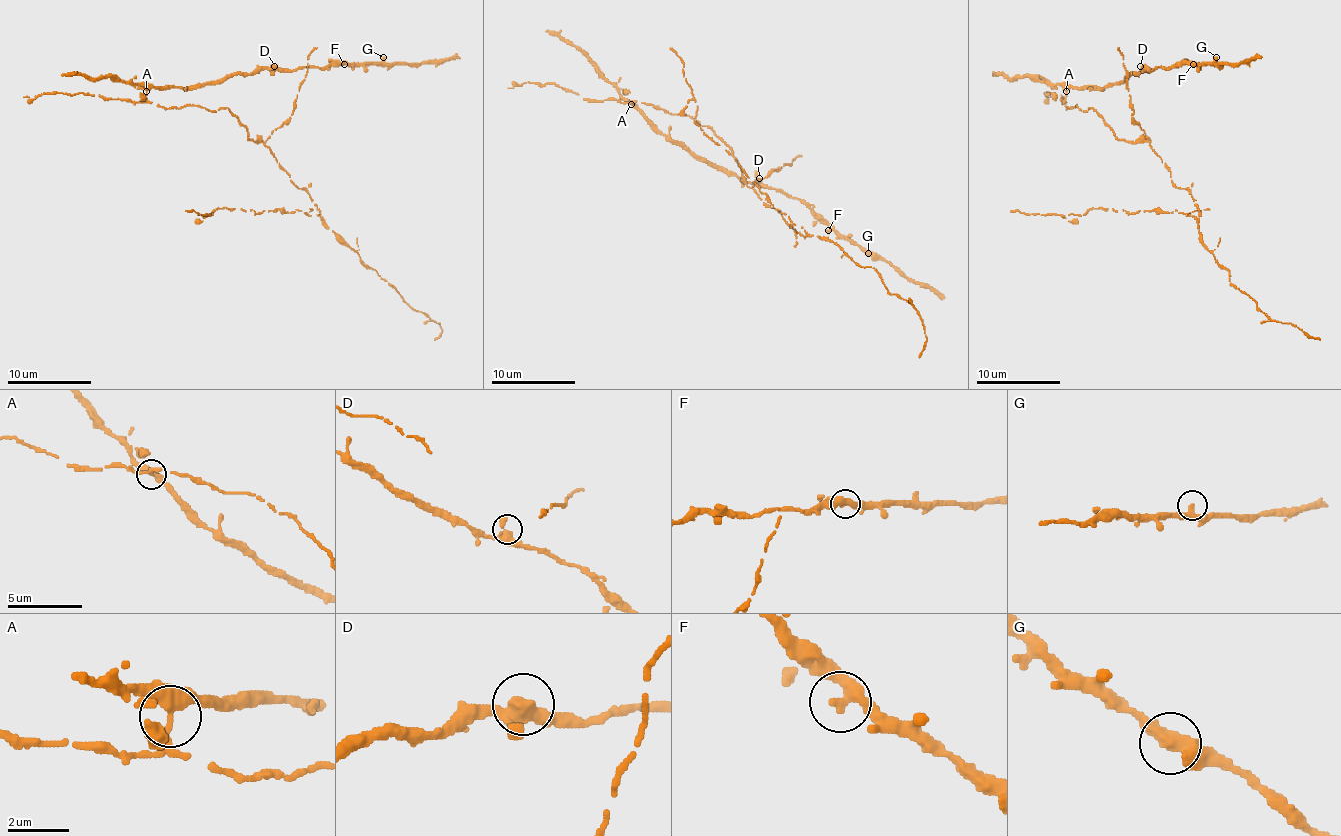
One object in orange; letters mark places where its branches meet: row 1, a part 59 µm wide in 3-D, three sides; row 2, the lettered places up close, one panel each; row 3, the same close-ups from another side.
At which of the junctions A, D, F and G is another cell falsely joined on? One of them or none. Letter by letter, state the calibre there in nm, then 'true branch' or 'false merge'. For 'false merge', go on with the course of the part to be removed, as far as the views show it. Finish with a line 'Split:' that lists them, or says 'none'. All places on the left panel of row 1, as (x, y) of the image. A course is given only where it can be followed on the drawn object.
A: 300 nm thick; false merge; foreign part runs (146, 91), (146, 99), (163, 108), (226, 108), (316, 209), (240, 209), (213, 215), (186, 211)
D: 300 nm thick; true branch
F: 320 nm thick; true branch
G: 320 nm thick; true branch
Split: A

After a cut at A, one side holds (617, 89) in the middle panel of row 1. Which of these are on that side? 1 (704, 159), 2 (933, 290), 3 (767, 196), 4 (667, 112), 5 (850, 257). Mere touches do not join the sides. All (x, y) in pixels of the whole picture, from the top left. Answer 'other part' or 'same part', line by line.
1: same part
2: same part
3: other part
4: other part
5: other part

